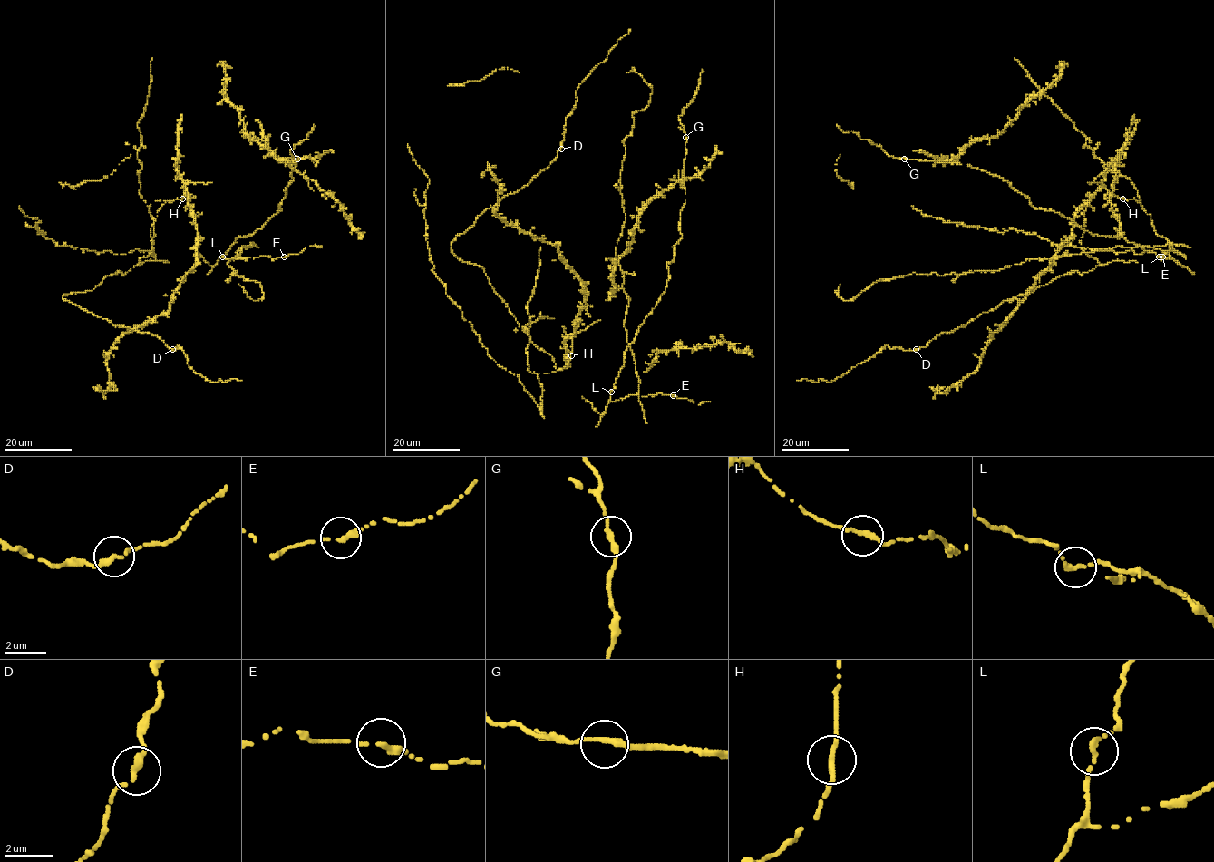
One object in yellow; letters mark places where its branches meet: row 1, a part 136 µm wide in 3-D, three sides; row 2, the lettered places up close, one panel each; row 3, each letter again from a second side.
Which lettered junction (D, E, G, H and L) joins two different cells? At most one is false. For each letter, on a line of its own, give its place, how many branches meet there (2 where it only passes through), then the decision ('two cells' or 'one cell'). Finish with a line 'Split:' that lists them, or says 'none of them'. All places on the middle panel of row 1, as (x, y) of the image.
D: at (561, 149); 2 branches meet; one cell
E: at (673, 395); 2 branches meet; one cell
G: at (685, 137); 2 branches meet; one cell
H: at (571, 355); 2 branches meet; one cell
L: at (611, 392); 2 branches meet; one cell
Split: none of them

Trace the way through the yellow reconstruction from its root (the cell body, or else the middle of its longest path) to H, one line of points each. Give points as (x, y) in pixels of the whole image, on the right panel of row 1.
H: (1001, 325), (1049, 266), (1055, 251), (1072, 235), (1074, 214), (1102, 187), (1122, 198)

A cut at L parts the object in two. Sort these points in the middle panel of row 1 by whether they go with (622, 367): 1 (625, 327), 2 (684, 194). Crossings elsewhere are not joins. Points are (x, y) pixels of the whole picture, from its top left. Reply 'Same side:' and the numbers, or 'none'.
Same side: none

